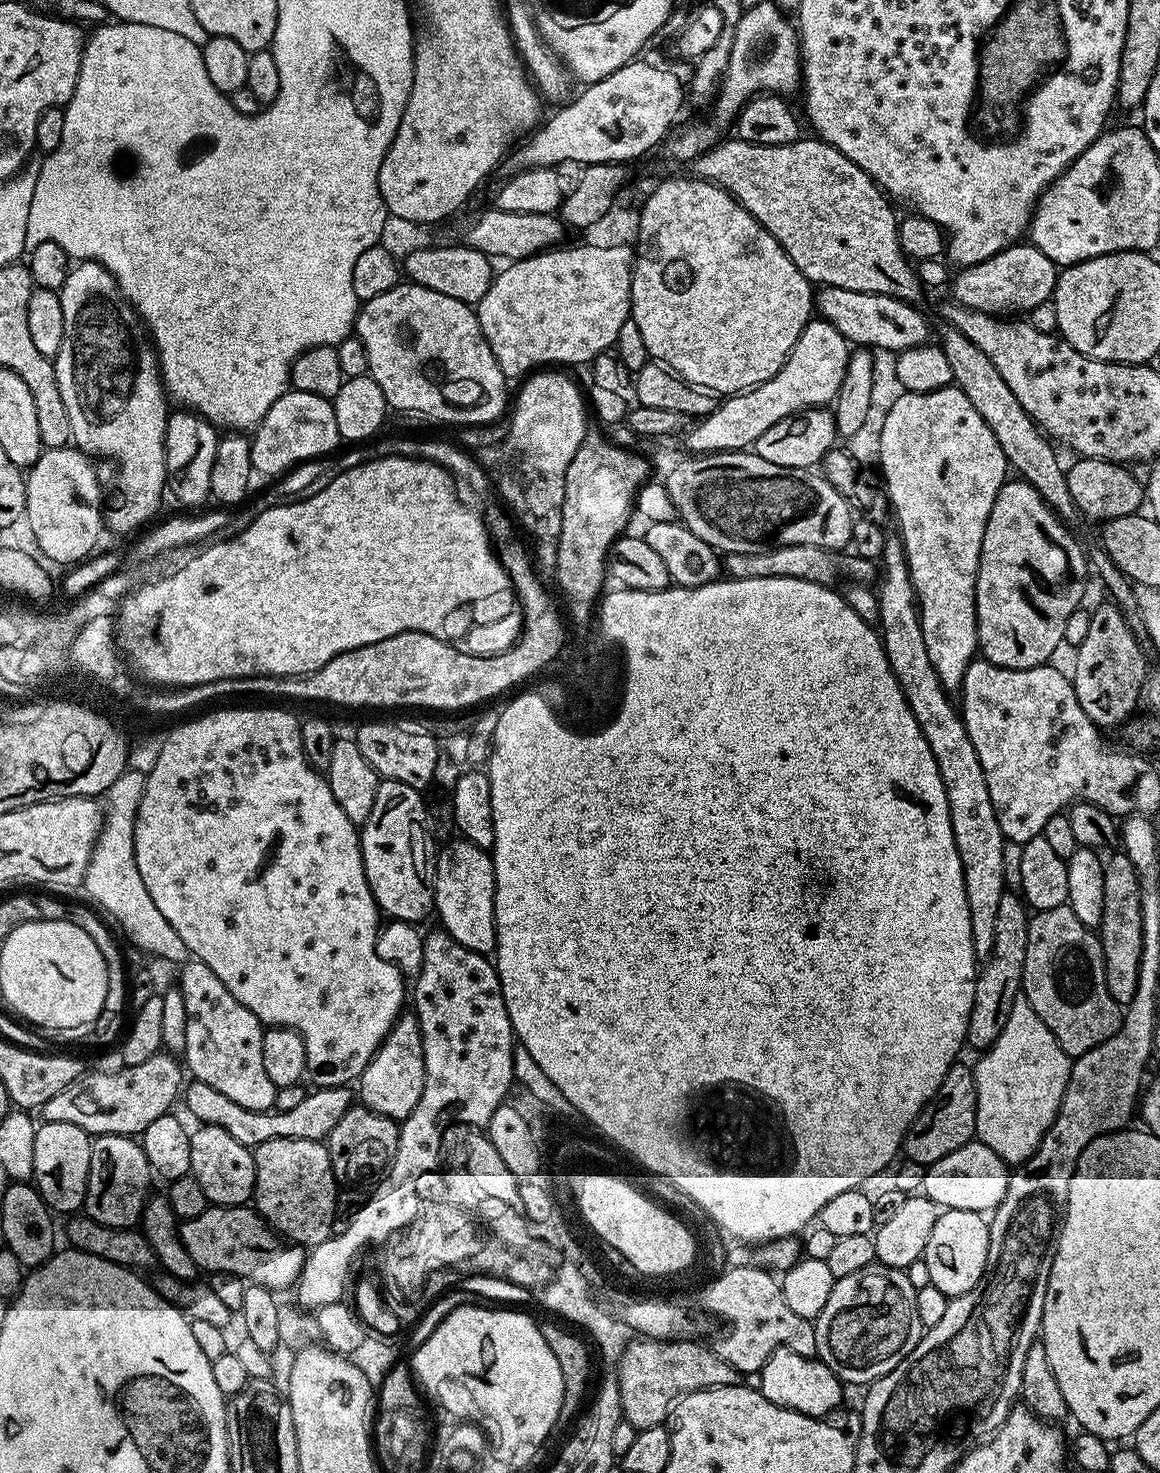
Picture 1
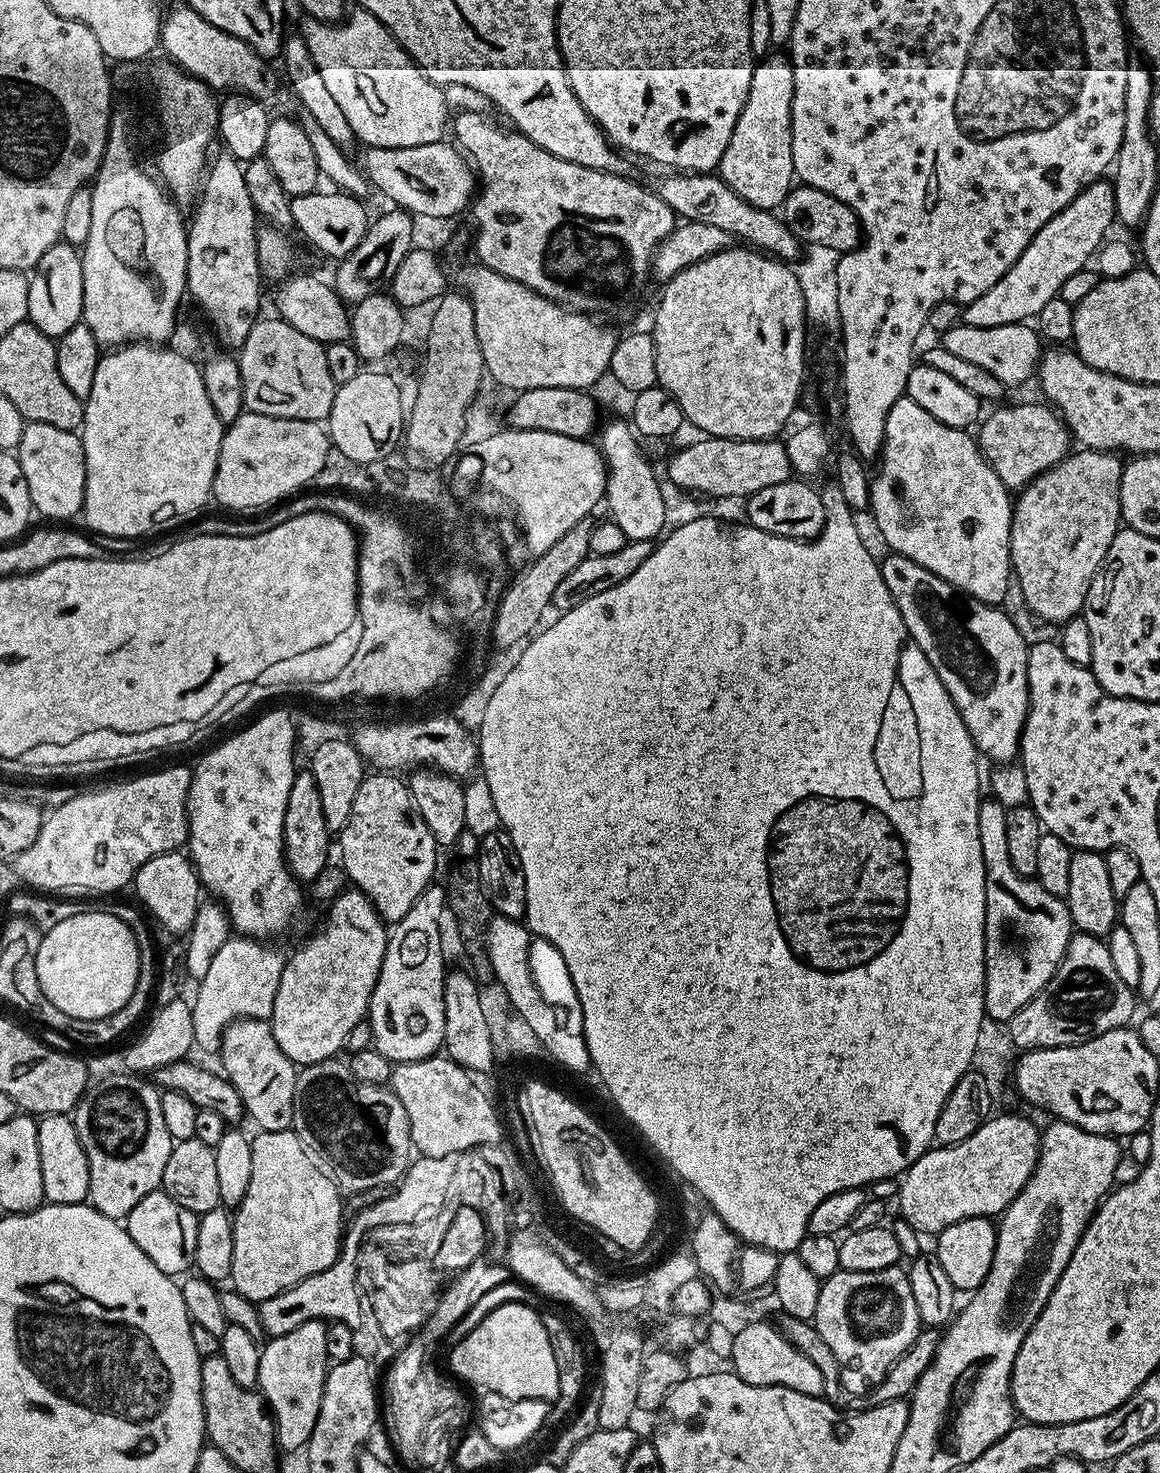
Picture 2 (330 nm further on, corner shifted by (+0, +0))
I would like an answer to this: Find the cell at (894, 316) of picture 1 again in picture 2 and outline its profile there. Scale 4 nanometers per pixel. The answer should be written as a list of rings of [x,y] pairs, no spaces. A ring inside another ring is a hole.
[[[961,322],[942,334],[942,347],[950,350],[954,358],[975,362],[982,366],[982,370],[990,370],[990,374],[994,374],[994,378],[998,378],[1006,386],[1024,384],[1031,376],[1033,379],[1042,355],[1040,344],[1042,345],[1042,340],[1037,329],[1027,323],[983,328]]]

